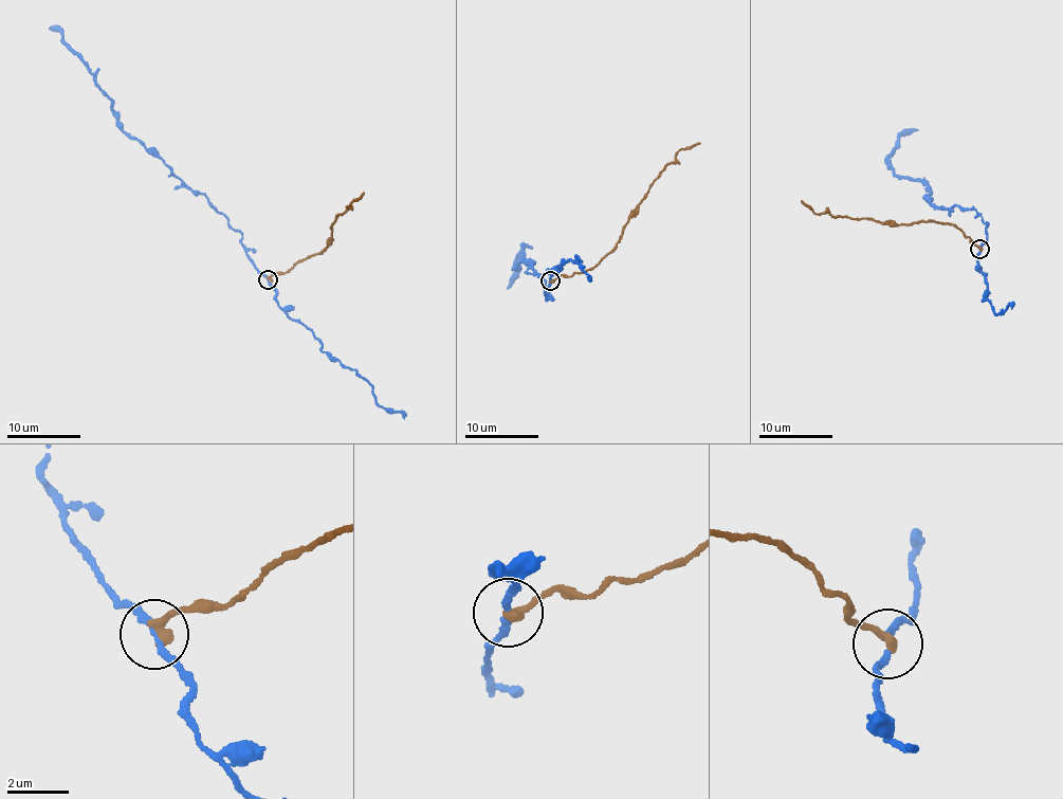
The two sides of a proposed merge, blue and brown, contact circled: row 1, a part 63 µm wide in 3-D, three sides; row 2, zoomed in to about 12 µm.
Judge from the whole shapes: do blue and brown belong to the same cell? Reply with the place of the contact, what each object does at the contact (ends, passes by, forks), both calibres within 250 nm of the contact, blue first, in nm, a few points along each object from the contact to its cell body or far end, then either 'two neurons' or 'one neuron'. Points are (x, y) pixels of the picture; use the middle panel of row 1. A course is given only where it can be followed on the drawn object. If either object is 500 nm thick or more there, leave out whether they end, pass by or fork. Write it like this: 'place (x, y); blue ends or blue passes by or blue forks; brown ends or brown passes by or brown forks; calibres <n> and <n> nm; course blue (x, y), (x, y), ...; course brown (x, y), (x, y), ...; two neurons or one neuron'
place (550, 280); blue passes by; brown ends; calibres 180 and 340 nm; course blue (550, 280), (547, 300), (551, 297), (535, 262), (523, 260), (515, 268), (525, 244), (507, 288); course brown (550, 280), (562, 274), (573, 275), (590, 269), (609, 254), (647, 189), (679, 150), (700, 142); two neurons

